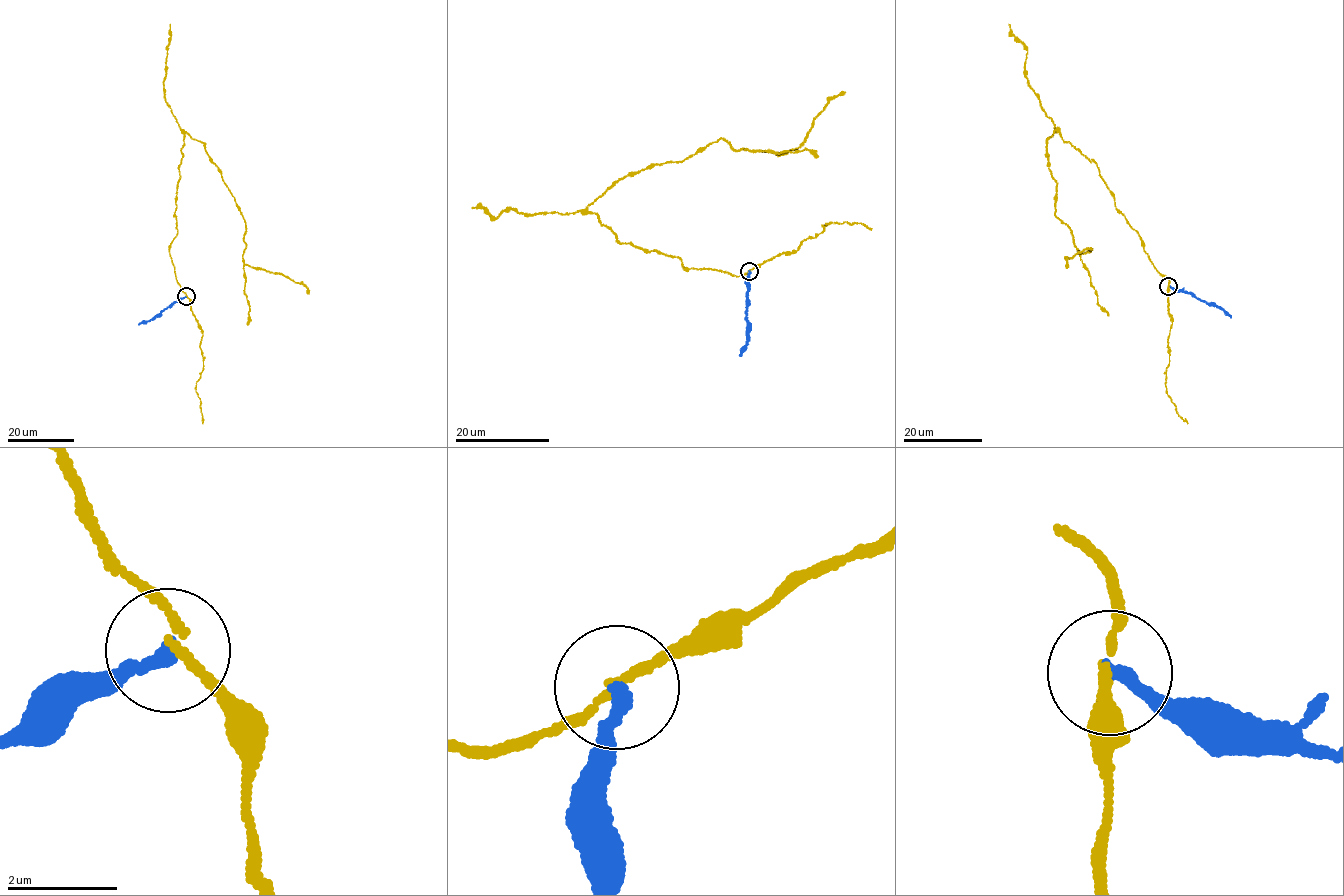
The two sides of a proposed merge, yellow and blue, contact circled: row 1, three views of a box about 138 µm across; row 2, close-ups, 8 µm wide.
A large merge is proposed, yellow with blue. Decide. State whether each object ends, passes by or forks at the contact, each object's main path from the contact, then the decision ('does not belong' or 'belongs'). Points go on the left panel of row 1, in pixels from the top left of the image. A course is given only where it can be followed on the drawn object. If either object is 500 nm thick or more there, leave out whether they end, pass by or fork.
yellow passes by; blue ends; course yellow (186, 296), (169, 247), (186, 132), (205, 145), (234, 197), (245, 265), (309, 294); course blue (186, 296), (138, 325); does not belong

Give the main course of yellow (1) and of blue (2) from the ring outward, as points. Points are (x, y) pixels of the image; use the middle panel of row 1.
1: (750, 270), (686, 271), (621, 243), (588, 207), (621, 179), (721, 138), (785, 154), (845, 92)
2: (750, 270), (747, 335), (745, 350), (740, 356)

